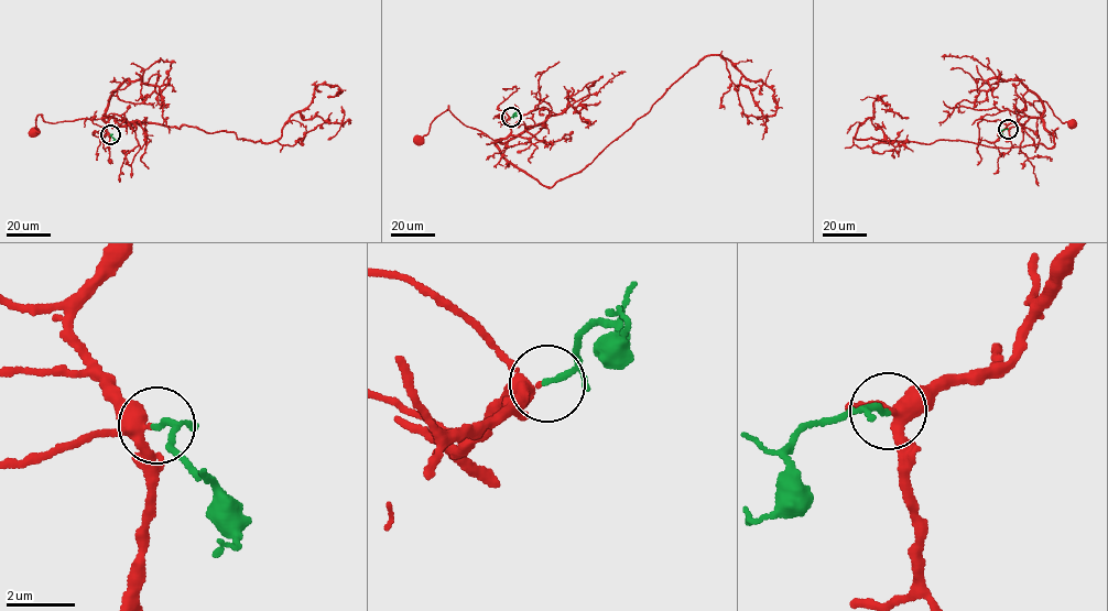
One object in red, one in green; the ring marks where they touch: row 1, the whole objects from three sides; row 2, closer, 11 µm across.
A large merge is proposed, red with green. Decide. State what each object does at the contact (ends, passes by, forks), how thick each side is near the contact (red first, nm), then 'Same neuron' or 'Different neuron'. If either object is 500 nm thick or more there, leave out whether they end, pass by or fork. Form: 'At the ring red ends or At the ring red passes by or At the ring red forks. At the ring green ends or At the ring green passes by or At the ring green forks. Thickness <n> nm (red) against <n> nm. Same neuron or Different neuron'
At the ring red forks. At the ring green passes by. Thickness 260 nm (red) against 120 nm. Same neuron

